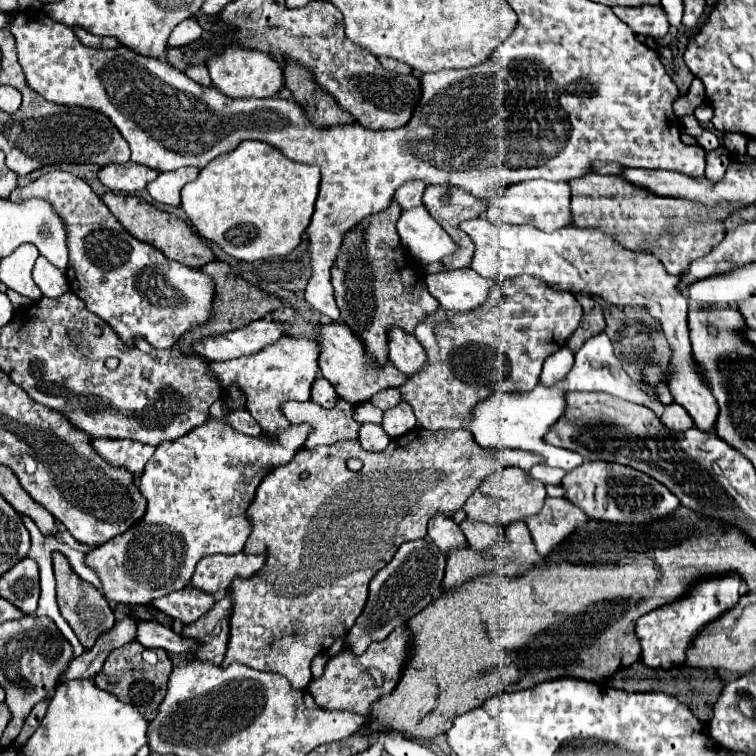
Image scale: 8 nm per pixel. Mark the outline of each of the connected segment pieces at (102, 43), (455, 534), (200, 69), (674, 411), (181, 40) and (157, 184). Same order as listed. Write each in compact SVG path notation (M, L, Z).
M74 28L74 32L76 32L76 36L80 38L80 42L84 42L86 46L90 46L90 48L118 48L120 44L114 40L114 38L104 38L104 36L92 36L92 34L88 34L86 30L82 30L82 28Z
M442 512L434 514L434 518L428 522L428 536L444 554L448 554L450 548L466 546L466 538L464 538L460 526Z
M190 65L187 67L186 75L202 86L210 86L212 84L208 68L205 65Z
M668 404L666 410L664 410L664 414L660 416L660 420L662 420L672 432L684 432L684 430L688 430L688 428L694 426L690 414L688 414L682 406L678 406L678 404Z
M188 18L188 20L184 20L184 22L180 22L174 30L172 30L172 34L170 34L170 38L168 38L168 48L172 46L188 46L188 44L192 44L192 42L196 42L200 36L202 36L202 28L200 28L200 24L194 20L194 18Z
M178 168L178 170L172 170L172 172L164 172L156 180L152 180L146 186L146 190L156 202L178 208L180 206L180 190L188 182L196 180L198 172L200 170L196 170L196 168Z

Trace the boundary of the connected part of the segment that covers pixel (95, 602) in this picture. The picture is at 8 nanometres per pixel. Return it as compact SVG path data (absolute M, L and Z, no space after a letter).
M54 554L54 574L56 574L56 600L60 606L60 612L66 618L66 622L70 624L70 628L74 630L74 634L78 636L80 644L86 650L90 650L94 646L94 642L114 626L114 622L116 622L114 614L112 614L106 598L100 594L100 590L96 590L92 584L80 580L72 572L68 560L62 554Z

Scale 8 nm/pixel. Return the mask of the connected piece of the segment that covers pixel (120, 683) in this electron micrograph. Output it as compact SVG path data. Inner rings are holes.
M130 642L118 650L112 650L112 654L108 654L104 668L100 670L100 674L96 674L94 682L96 686L100 686L100 690L106 690L110 694L114 694L120 702L132 704L138 708L138 712L150 722L156 718L158 714L158 706L166 696L166 688L168 688L168 678L172 672L172 662L168 658L168 652L164 650L156 650L158 662L156 666L150 666L148 662L144 662L142 652L146 648L140 646L138 642Z

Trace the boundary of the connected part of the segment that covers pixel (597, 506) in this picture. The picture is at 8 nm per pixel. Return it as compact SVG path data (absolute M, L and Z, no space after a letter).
M584 462L562 478L562 486L566 488L566 498L596 520L646 524L672 514L680 506L678 498L648 474L614 462Z

